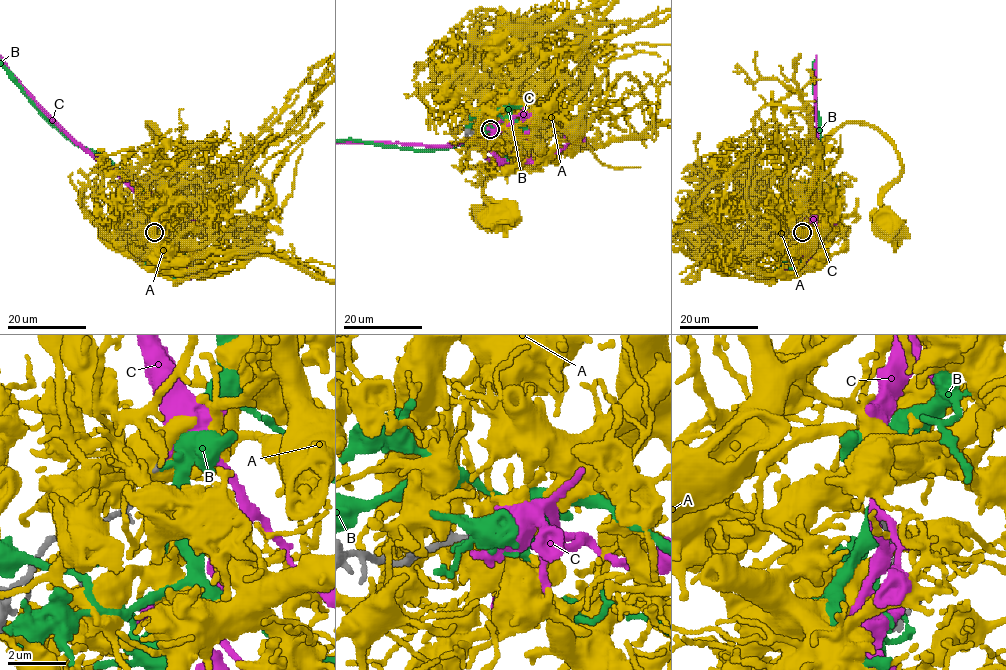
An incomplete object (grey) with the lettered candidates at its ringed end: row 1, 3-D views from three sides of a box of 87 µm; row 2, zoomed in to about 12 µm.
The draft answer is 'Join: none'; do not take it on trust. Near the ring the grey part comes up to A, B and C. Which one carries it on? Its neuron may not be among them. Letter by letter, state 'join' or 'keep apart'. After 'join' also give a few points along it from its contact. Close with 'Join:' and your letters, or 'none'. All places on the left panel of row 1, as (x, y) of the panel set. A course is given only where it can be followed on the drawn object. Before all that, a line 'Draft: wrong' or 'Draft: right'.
Draft: wrong
A: keep apart
B: keep apart
C: join
Join: C

